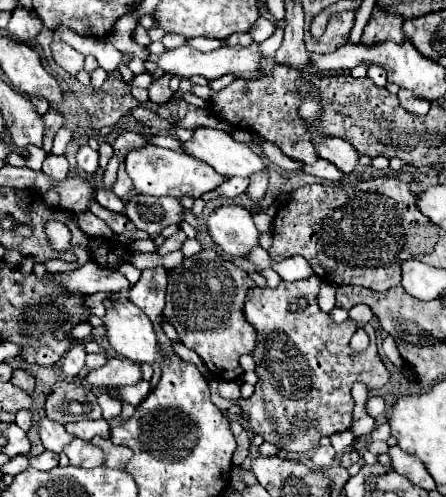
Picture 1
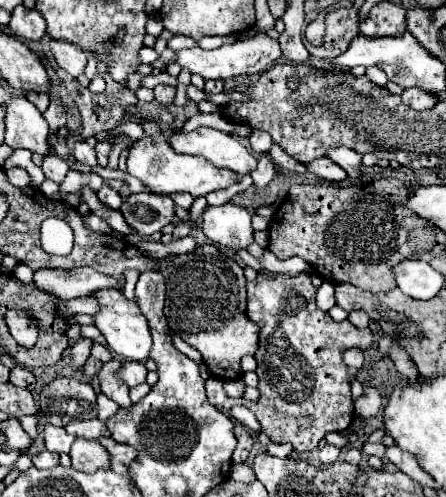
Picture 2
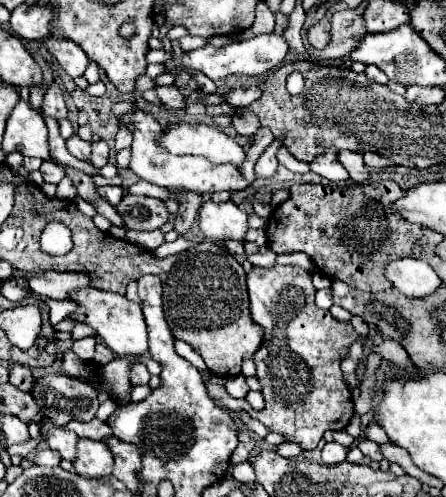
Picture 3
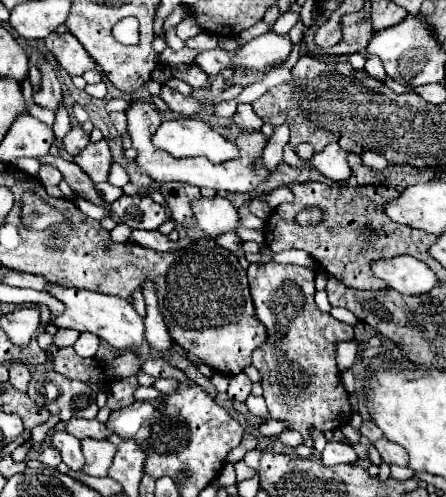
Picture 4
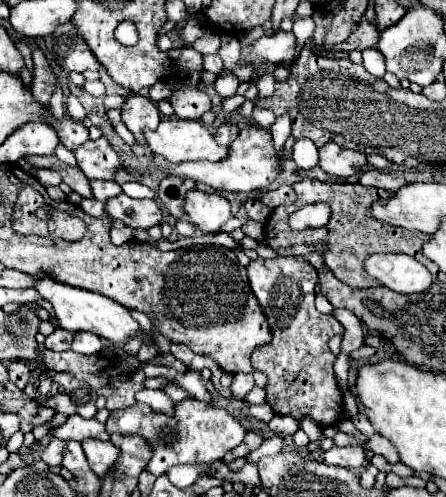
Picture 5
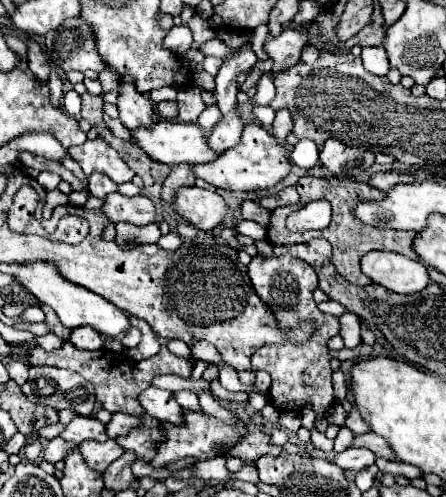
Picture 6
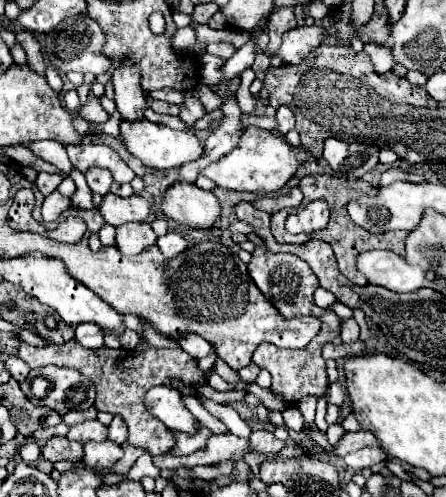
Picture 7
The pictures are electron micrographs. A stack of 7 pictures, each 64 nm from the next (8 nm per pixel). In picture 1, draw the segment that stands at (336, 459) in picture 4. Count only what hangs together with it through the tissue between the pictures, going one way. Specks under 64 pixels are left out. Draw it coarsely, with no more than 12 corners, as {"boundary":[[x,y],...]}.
{"boundary":[[320,446],[312,456],[316,468],[332,466],[336,452]]}

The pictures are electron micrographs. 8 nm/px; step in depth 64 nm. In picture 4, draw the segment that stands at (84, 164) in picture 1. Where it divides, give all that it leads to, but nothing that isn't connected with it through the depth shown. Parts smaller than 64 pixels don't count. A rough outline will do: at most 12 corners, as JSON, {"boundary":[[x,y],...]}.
{"boundary":[[72,126],[64,146],[72,156],[84,148],[90,136],[82,126]]}

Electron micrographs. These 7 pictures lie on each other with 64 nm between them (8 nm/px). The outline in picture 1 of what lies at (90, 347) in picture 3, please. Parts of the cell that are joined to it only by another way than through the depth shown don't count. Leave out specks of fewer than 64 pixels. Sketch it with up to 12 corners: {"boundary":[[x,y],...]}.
{"boundary":[[74,344],[62,360],[68,380],[76,378],[86,362],[84,344]]}

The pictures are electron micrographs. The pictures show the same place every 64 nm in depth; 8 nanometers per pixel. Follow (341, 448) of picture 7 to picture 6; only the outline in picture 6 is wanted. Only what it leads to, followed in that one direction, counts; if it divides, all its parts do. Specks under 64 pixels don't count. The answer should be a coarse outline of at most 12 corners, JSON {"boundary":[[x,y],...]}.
{"boundary":[[374,432],[356,434],[352,448],[368,448],[386,460],[396,460],[388,442]]}

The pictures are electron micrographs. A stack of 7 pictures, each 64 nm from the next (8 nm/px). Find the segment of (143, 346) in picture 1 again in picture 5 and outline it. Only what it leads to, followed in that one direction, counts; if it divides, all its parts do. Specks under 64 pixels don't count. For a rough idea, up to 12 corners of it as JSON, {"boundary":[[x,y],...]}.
{"boundary":[[52,276],[34,290],[62,328],[122,346],[140,328],[130,310]]}

